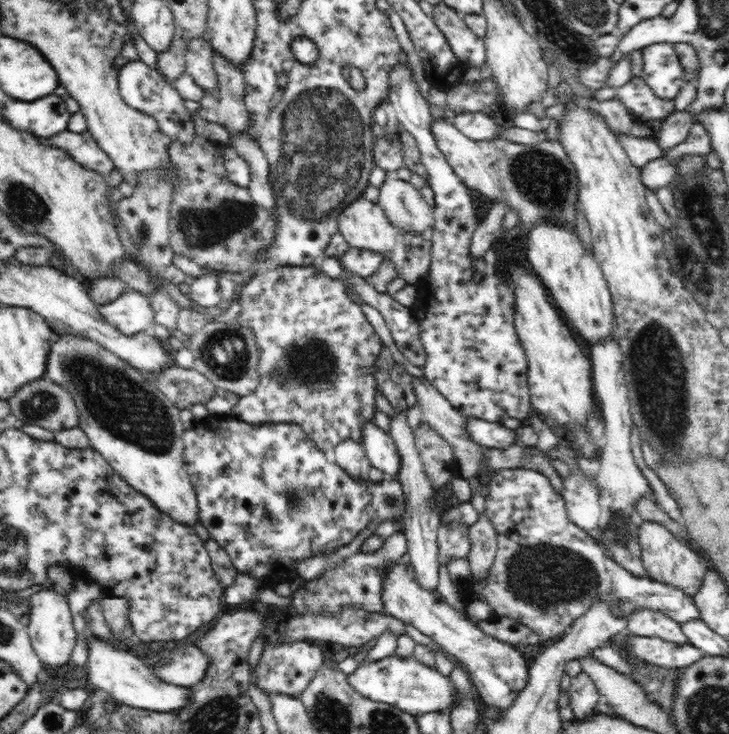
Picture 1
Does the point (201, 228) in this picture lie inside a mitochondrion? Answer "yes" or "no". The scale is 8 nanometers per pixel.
yes

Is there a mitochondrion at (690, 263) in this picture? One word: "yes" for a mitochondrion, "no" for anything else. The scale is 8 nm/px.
yes

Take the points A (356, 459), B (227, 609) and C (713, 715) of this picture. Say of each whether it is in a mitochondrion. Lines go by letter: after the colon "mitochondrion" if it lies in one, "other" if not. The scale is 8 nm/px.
A: other
B: other
C: mitochondrion

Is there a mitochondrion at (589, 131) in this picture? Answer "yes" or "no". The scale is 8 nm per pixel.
no

